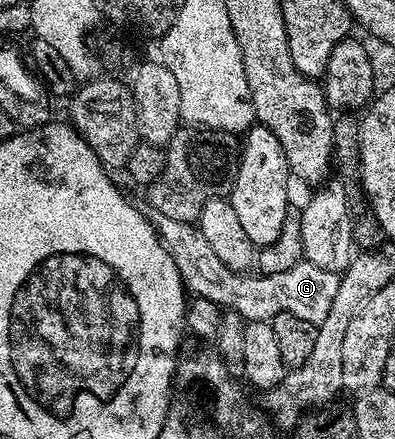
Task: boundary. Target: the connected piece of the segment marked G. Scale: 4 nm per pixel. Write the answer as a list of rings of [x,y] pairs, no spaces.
[[[162,216],[155,221],[155,226],[160,241],[164,243],[164,249],[174,258],[180,278],[193,297],[201,296],[219,304],[221,309],[237,312],[246,322],[271,322],[276,313],[289,312],[294,314],[294,318],[302,318],[319,326],[326,314],[330,314],[330,302],[334,302],[334,294],[338,294],[340,285],[340,276],[337,273],[321,270],[306,259],[299,260],[283,274],[262,276],[235,272],[218,258],[218,254],[214,254],[214,250],[210,250],[210,242],[206,242],[196,224],[174,222],[174,218]]]

